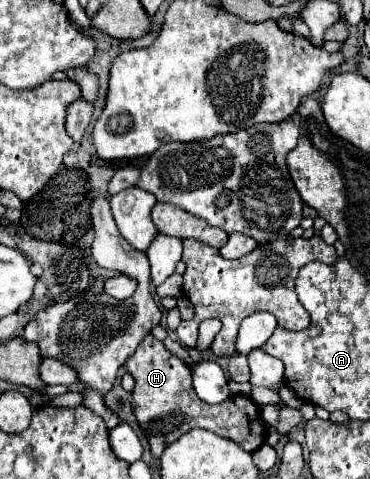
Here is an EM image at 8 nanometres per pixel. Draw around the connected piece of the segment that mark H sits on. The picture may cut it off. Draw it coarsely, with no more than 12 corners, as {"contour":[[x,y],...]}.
{"contour":[[151,333],[125,363],[153,457],[201,427],[255,451],[259,407],[201,401],[191,369]]}

